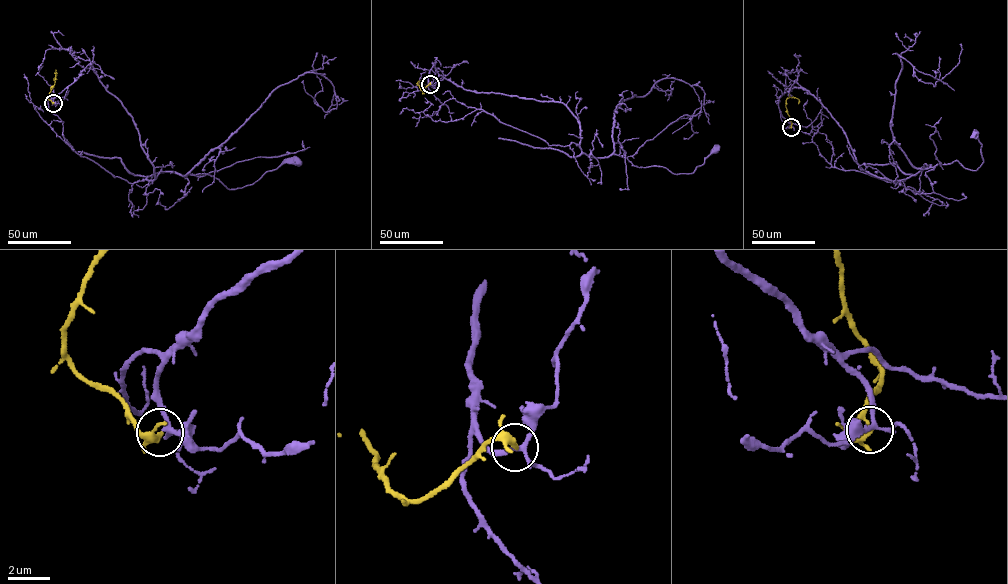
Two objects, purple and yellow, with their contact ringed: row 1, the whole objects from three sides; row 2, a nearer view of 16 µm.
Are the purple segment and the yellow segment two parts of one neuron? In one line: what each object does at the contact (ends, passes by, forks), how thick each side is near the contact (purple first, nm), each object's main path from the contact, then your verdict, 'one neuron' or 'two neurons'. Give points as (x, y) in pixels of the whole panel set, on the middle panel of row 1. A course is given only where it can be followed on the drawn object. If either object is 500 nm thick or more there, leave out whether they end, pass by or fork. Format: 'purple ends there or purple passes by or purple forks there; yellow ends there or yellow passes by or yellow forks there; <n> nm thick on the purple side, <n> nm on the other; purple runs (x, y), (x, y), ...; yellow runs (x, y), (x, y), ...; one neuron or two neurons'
purple forks there; yellow forks there; 180 nm thick on the purple side, 200 nm on the other; purple runs (431, 84), (434, 65), (560, 101), (604, 158), (620, 103), (674, 78), (705, 93), (684, 137); yellow runs (430, 84), (425, 87), (418, 81), (422, 93); one neuron

